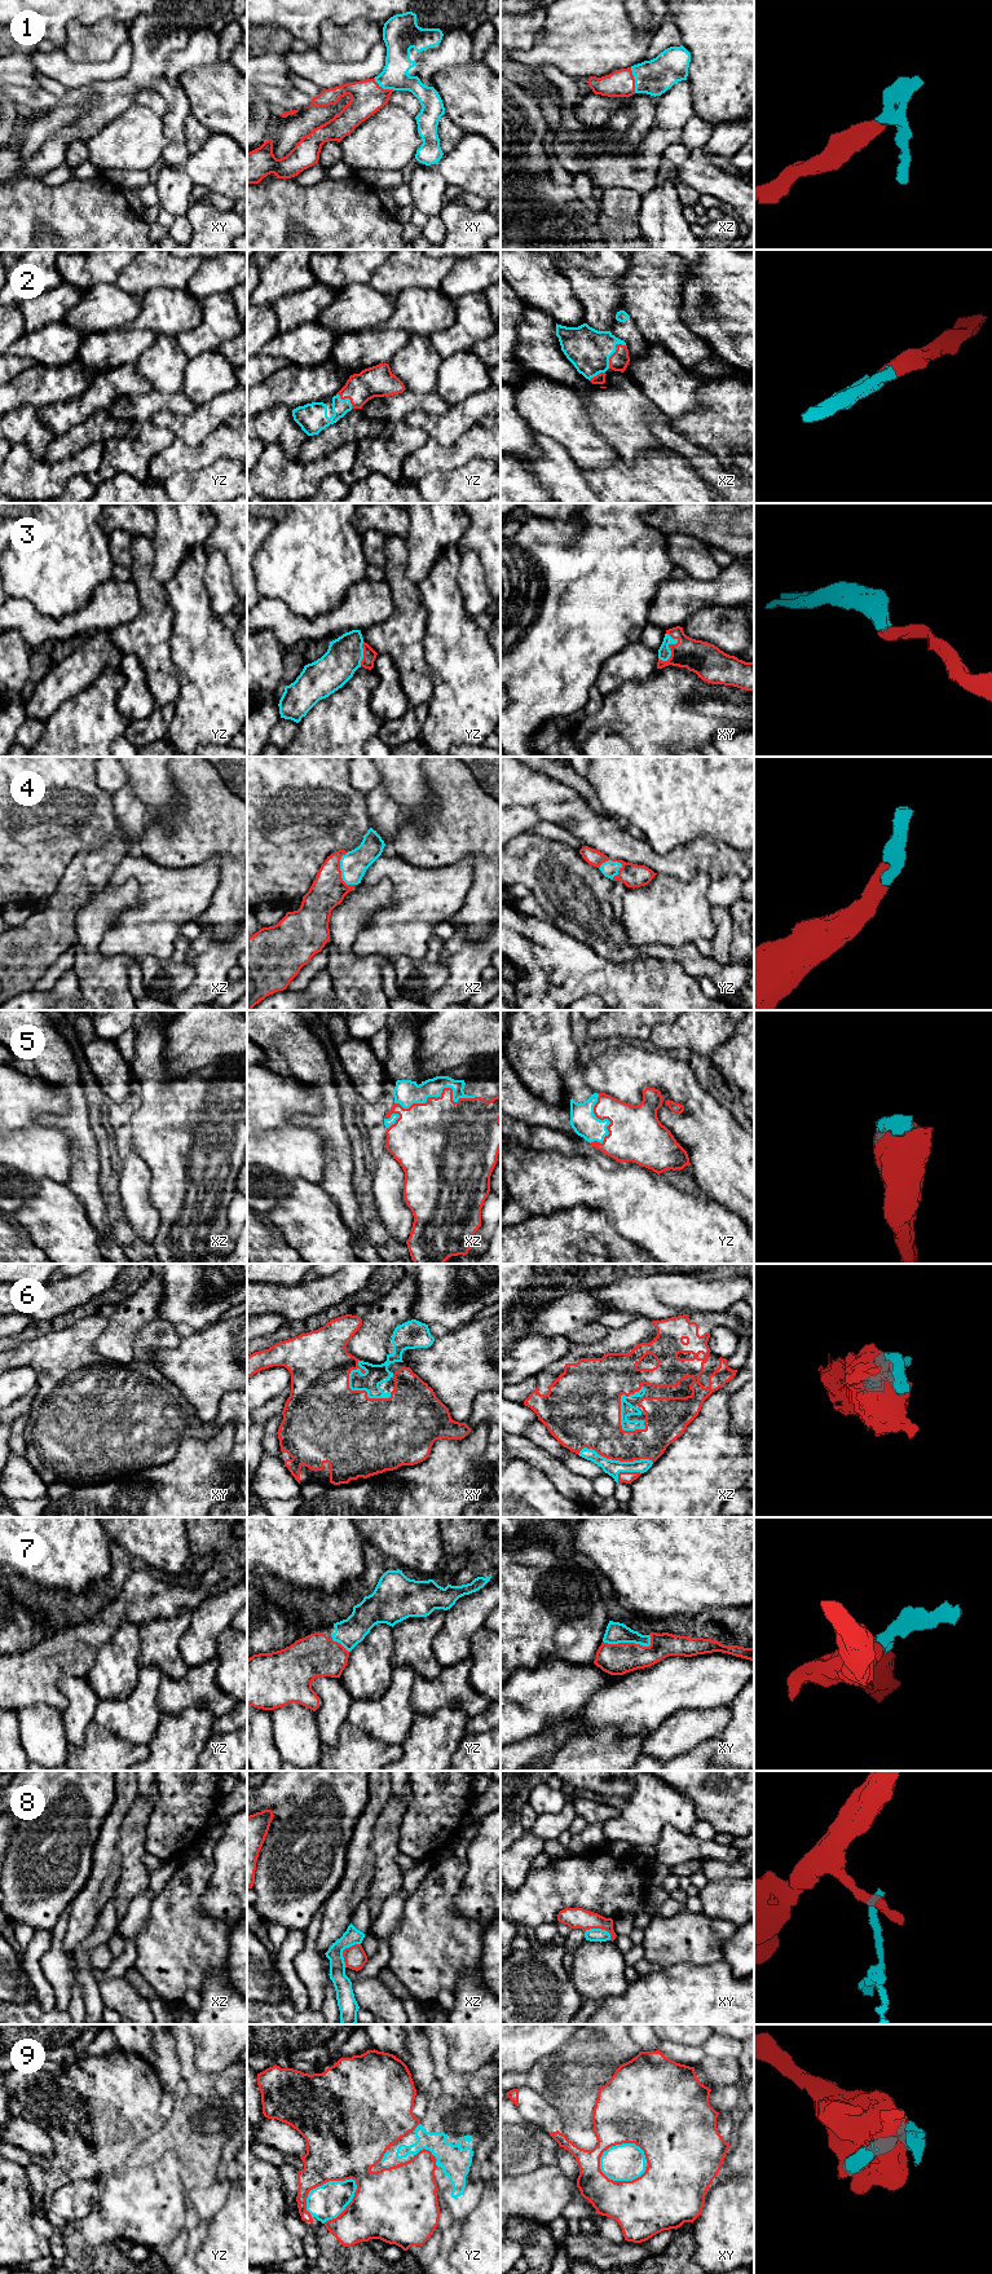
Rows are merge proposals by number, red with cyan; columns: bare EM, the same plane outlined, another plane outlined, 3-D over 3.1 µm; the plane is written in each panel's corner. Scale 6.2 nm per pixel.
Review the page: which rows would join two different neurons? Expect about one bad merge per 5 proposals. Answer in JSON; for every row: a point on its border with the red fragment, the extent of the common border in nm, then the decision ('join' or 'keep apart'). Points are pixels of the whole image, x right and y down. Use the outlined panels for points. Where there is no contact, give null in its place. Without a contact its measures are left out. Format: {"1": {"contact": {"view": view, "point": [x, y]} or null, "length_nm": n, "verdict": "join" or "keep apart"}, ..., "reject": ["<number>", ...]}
{"1": {"contact": {"view": "xz", "point": [634, 80]}, "length_nm": 160, "verdict": "join"}, "2": {"contact": {"view": "xz", "point": [614, 352]}, "length_nm": 190, "verdict": "join"}, "3": {"contact": {"view": "xy", "point": [669, 647]}, "length_nm": 190, "verdict": "join"}, "4": {"contact": {"view": "yz", "point": [609, 859]}, "length_nm": 150, "verdict": "join"}, "5": {"contact": {"view": "xz", "point": [441, 1094]}, "length_nm": 500, "verdict": "join"}, "6": {"contact": {"view": "xy", "point": [357, 1391]}, "length_nm": 320, "verdict": "join"}, "7": {"contact": {"view": "xy", "point": [630, 1643]}, "length_nm": 300, "verdict": "join"}, "8": {"contact": {"view": "xz", "point": [343, 1951]}, "length_nm": 180, "verdict": "keep apart"}, "9": {"contact": {"view": "yz", "point": [323, 2182]}, "length_nm": 360, "verdict": "join"}, "reject": ["8"]}

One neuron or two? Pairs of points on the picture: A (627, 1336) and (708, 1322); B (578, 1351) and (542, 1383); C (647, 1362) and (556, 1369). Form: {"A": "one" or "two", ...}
{"A": "one", "B": "one", "C": "one"}

